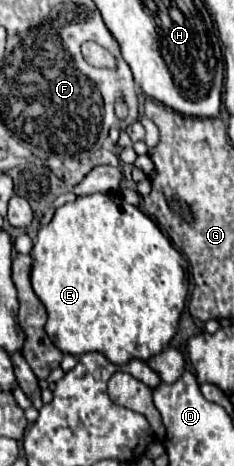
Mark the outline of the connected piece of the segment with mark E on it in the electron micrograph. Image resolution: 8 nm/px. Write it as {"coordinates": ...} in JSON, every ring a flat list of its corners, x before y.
{"coordinates":[[85,195,85,197,77,197,73,203,65,203,63,207,59,207,55,211,55,217,49,225,39,229,37,235,37,243,33,245,31,251,33,267,31,267,31,287,35,291,35,295,39,297,39,301,45,305,47,309,47,325,45,331,51,337,51,341,69,355,83,355,89,351,99,351,103,353,111,363,115,365,125,365,131,359,151,359,155,355,161,353,163,345,171,341,171,337,175,335,181,311,185,307,185,299,187,299,187,261,183,259,183,255,169,243,169,239,161,233,161,229,155,225,155,221,151,217,147,217,139,207,133,207,129,203,125,203,119,195]]}

